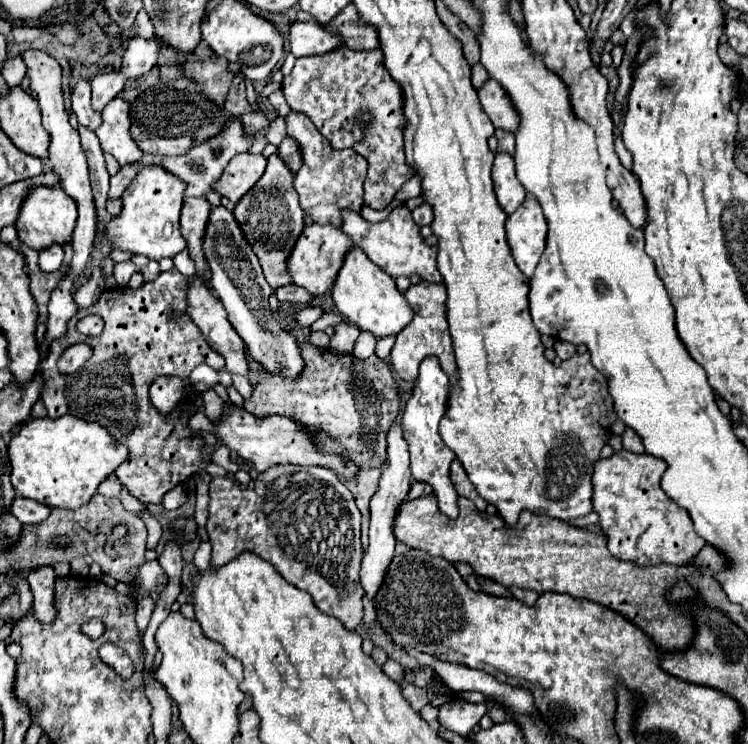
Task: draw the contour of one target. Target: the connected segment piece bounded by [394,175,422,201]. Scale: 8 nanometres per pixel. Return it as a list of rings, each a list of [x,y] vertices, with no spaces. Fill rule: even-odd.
[[[414,175],[412,179],[408,179],[408,183],[402,185],[400,193],[395,196],[394,200],[408,201],[410,197],[418,197],[422,193],[422,187],[420,187],[420,177]]]

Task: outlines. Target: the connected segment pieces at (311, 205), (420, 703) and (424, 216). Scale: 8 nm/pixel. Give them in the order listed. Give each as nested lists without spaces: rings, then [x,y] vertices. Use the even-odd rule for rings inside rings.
[[[290,113],[286,117],[286,125],[288,125],[288,135],[298,143],[302,155],[302,167],[294,179],[294,189],[300,195],[300,207],[304,209],[304,213],[312,217],[314,223],[318,225],[330,223],[340,227],[344,209],[352,209],[360,213],[364,205],[362,183],[366,177],[368,163],[352,149],[342,149],[342,151],[332,149],[328,141],[320,137],[312,121],[308,121],[308,117],[302,117],[302,113]]]
[[[406,685],[406,687],[402,689],[402,695],[404,695],[404,699],[410,703],[410,707],[412,707],[412,709],[416,709],[416,711],[420,711],[424,705],[428,705],[426,691],[424,691],[424,689],[420,689],[420,687]]]
[[[420,205],[420,207],[416,207],[414,211],[412,211],[412,217],[414,217],[414,221],[418,223],[418,225],[430,225],[432,221],[434,221],[434,213],[432,213],[432,207],[430,205]]]

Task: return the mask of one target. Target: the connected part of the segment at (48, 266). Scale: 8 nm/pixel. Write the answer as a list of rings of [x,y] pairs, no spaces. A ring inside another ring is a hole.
[[[52,245],[52,247],[48,247],[48,249],[44,249],[44,251],[40,253],[38,267],[40,267],[42,271],[56,271],[56,269],[60,269],[62,259],[64,259],[62,247],[60,247],[60,245]]]

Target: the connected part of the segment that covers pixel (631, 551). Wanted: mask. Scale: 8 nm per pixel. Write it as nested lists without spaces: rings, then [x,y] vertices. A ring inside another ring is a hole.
[[[626,449],[614,453],[610,459],[600,459],[594,469],[594,511],[600,515],[600,527],[608,537],[608,549],[622,561],[636,561],[638,565],[686,565],[706,541],[694,531],[688,511],[676,505],[660,487],[666,471],[666,461],[648,453],[636,455]]]

